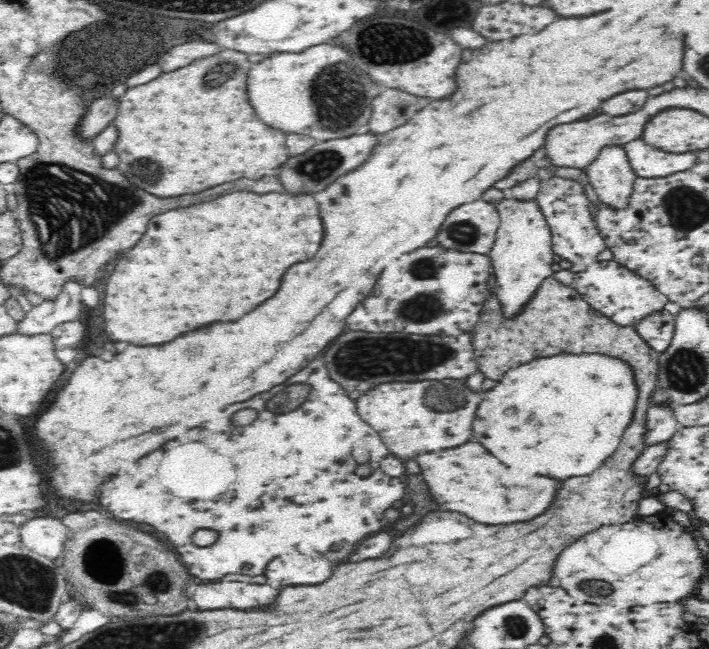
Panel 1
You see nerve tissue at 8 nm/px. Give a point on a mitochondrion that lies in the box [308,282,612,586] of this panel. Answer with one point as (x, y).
(360, 359)

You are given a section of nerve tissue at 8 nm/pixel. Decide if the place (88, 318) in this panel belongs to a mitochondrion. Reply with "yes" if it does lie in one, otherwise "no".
no

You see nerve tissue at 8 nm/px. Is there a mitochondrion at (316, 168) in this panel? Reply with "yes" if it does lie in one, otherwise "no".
yes

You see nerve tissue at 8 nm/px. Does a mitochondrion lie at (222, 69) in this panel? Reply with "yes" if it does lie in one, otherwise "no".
yes

